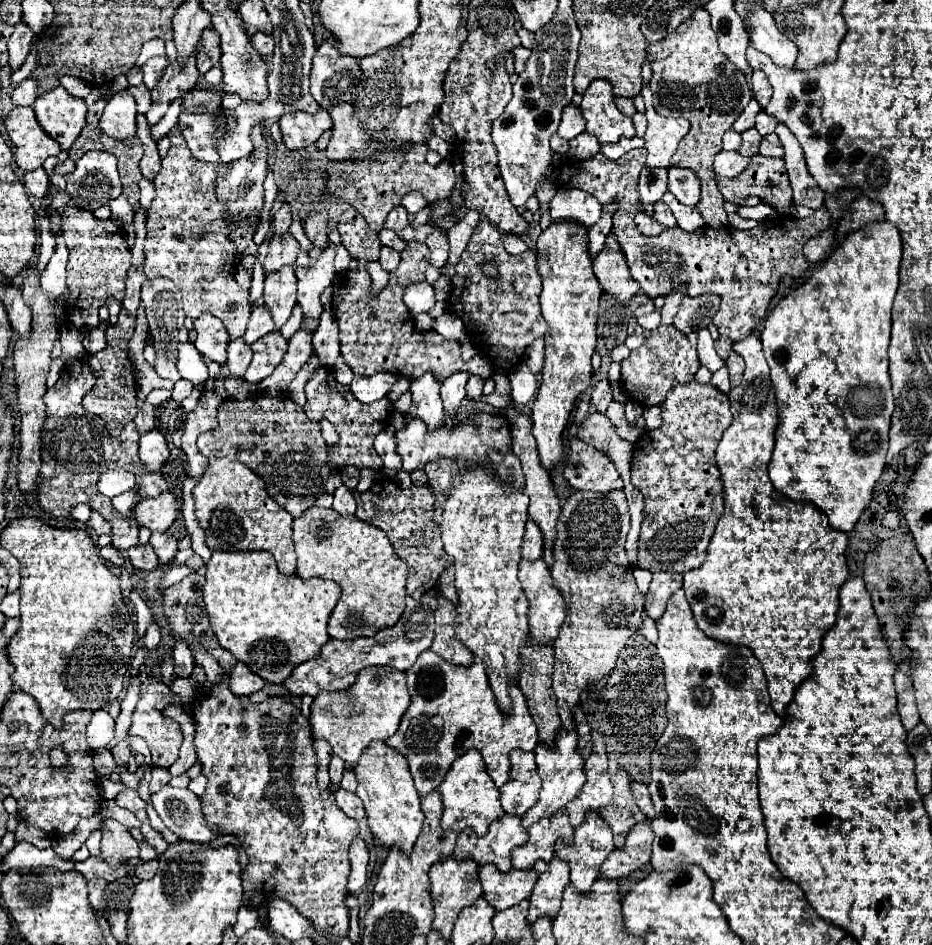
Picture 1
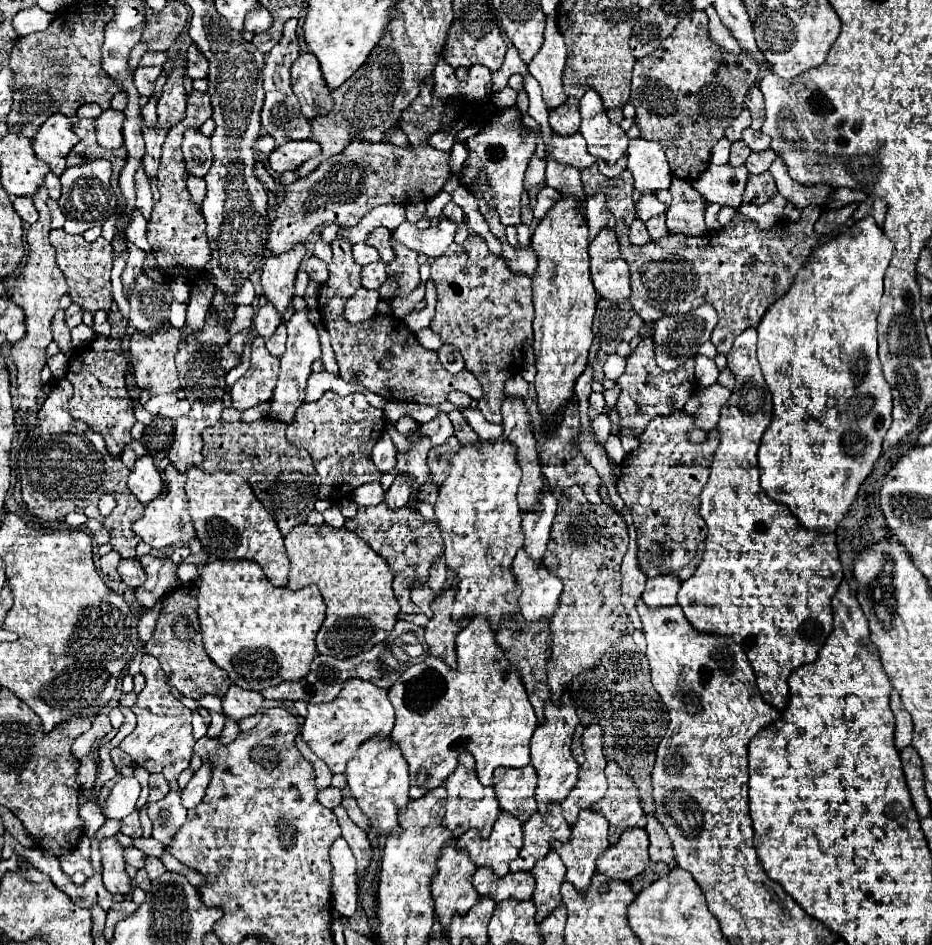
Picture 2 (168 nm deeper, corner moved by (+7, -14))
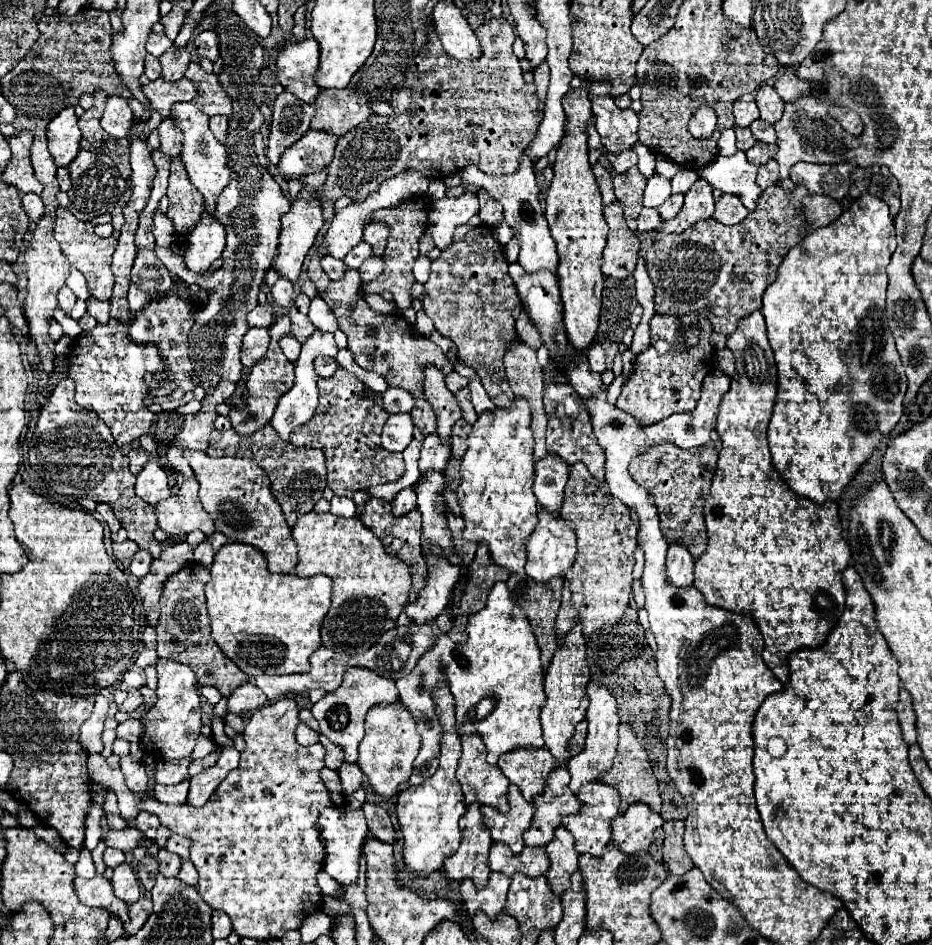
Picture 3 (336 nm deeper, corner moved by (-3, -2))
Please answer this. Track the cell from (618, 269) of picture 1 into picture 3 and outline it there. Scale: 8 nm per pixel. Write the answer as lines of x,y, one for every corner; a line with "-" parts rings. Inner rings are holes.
619,200
605,208
605,220
609,226
609,238
603,250
603,274
619,280
629,278
637,266
639,240
625,224

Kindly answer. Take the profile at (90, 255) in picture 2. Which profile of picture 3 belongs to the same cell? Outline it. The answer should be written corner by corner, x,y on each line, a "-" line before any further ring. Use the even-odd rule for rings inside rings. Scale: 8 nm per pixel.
57,208
57,220
55,220
55,240
61,244
63,254
67,256
69,264
73,268
77,268
85,278
87,278
87,286
89,292
93,294
93,298
97,300
109,300
113,294
113,272
111,272
111,256
113,250
117,246
117,238
111,234
107,238
99,238
93,232
93,224
91,222
81,222
77,220
69,210
65,208

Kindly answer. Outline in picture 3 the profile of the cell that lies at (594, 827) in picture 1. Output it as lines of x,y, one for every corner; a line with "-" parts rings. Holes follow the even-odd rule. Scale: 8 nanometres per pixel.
589,782
587,786
581,786
577,798
581,800
581,810
575,816
567,816
563,820
563,826
573,834
575,838
575,850
579,854
591,854
593,858
601,856
611,840
611,822
619,814
619,794
611,786
597,782

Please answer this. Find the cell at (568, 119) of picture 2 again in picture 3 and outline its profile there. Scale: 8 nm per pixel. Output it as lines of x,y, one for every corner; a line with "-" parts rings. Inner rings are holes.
569,90
563,98
563,110
567,114
567,132
557,150
557,162
553,166
555,178
547,192
545,218
549,222
551,236
557,244
559,254
559,286
563,298
563,322
569,346
587,354
599,326
601,312
601,292
603,292
603,274
601,274
601,252
605,248
609,228
603,218
601,194
593,178
591,164
587,160
587,136
585,126
591,120
591,101
587,90

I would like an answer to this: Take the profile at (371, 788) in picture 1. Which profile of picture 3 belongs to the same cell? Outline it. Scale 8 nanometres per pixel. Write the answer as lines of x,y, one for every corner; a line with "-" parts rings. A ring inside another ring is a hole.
401,702
377,704
369,710
365,720
365,738
359,744
357,766
369,778
369,786
373,788
375,794
383,798
393,798
397,796
399,786
409,780
419,746
421,736
417,734
415,720
409,714
409,710
401,706

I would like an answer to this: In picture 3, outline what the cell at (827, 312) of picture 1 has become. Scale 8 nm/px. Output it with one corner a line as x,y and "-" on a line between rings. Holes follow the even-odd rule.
865,192
835,222
831,222
825,228
819,228
819,230
811,232
801,244
793,246
789,250
789,254
785,256
781,268
779,268
777,280
763,294
763,310
761,312
763,312
765,322
767,322
767,336
769,336
769,344
771,344
773,352
775,352
775,364
777,364
777,372
779,372
779,388
777,388
775,408
773,408
773,416
771,416
769,430
767,430
771,460
773,460
775,470
791,486
791,490
795,490
803,498
809,498
811,502
823,504
825,500
831,500
831,502
837,500
841,496
841,492
845,490
845,486
859,472
859,468
873,454
873,450
877,448
877,444
885,436
889,436
889,432
895,428
895,424
899,422
899,418
903,414
901,404
903,404
903,396
905,396
905,390
907,390
905,366
901,364
901,358
897,354
893,336
891,336
891,332
887,328
887,322
885,322
887,264
889,264
889,260
891,260
891,256
895,252
895,246
897,246
895,226
893,226
893,218
889,214
889,206
881,198

